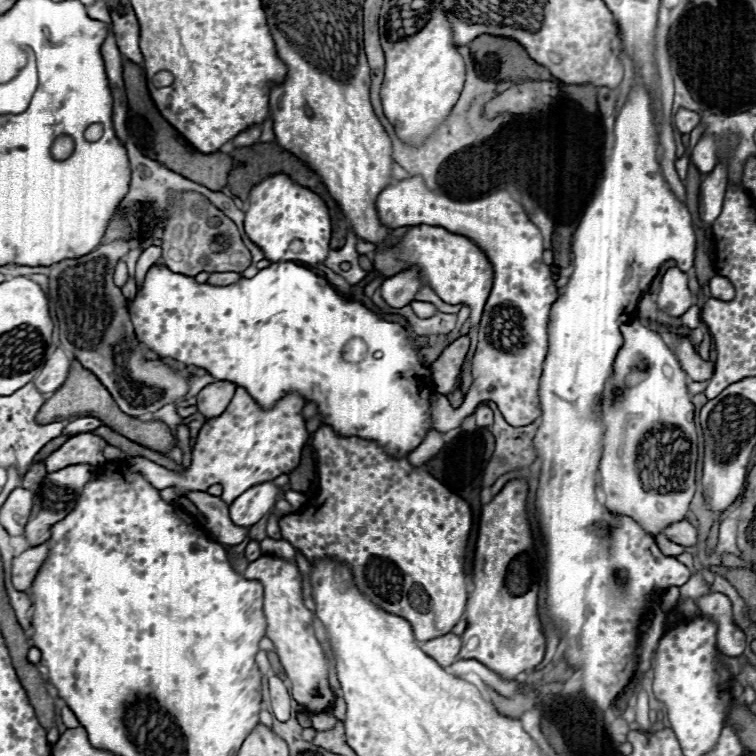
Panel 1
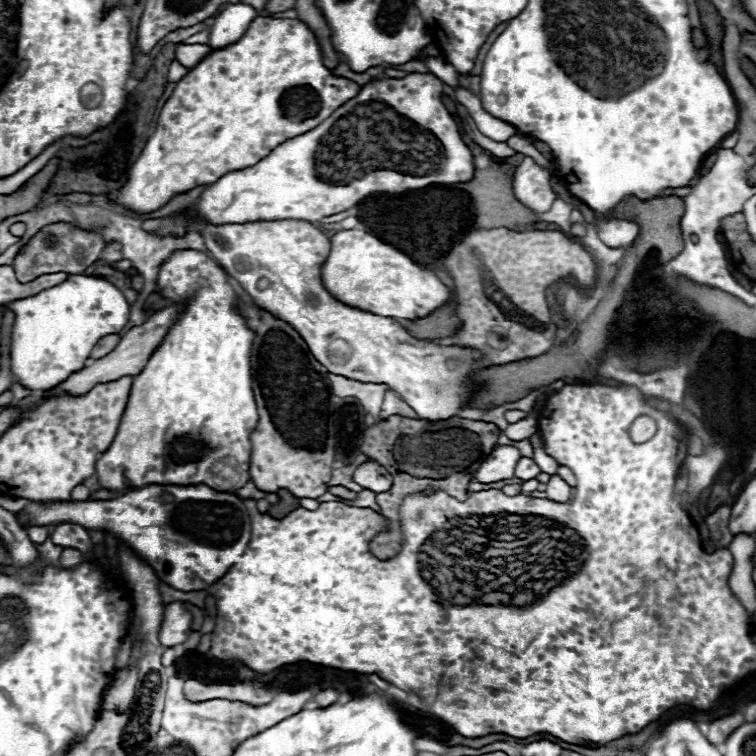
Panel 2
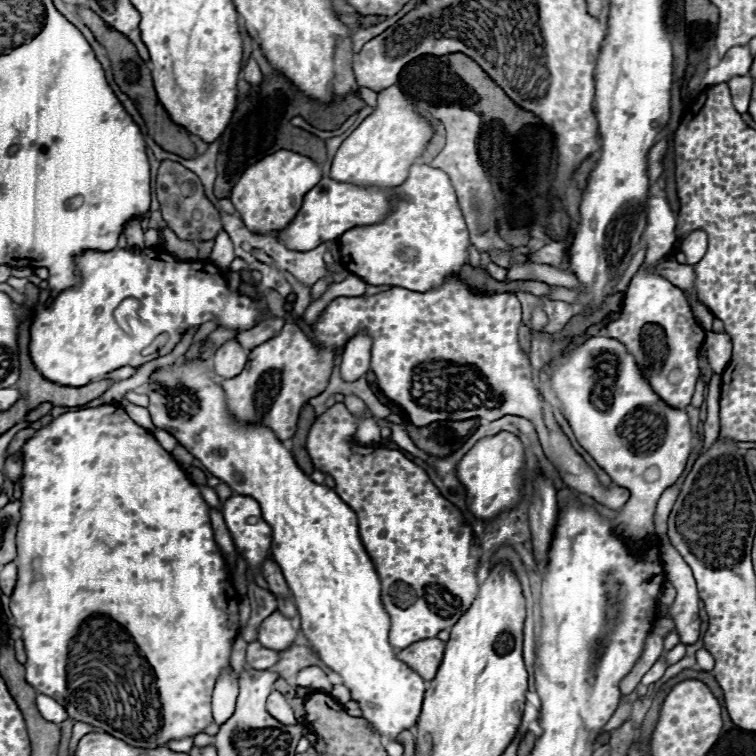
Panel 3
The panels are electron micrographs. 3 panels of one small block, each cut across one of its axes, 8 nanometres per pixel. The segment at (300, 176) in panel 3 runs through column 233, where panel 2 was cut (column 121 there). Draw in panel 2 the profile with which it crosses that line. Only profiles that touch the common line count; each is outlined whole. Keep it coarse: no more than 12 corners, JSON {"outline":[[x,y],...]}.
{"outline":[[258,16],[176,84],[108,198],[140,214],[254,166],[360,86]]}

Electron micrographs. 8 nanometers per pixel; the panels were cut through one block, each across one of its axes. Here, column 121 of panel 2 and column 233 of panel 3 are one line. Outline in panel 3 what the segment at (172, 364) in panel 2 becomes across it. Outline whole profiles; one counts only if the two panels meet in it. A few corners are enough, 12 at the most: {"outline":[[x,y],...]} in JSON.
{"outline":[[202,360],[152,422],[272,528],[310,650],[382,738],[426,682],[388,642],[358,520]]}

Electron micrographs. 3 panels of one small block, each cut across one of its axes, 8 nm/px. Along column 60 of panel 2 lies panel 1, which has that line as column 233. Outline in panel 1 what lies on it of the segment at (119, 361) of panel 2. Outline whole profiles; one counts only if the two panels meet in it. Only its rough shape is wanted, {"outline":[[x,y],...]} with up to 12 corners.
{"outline":[[216,380],[198,394],[198,412],[206,420],[230,404],[236,384]]}

